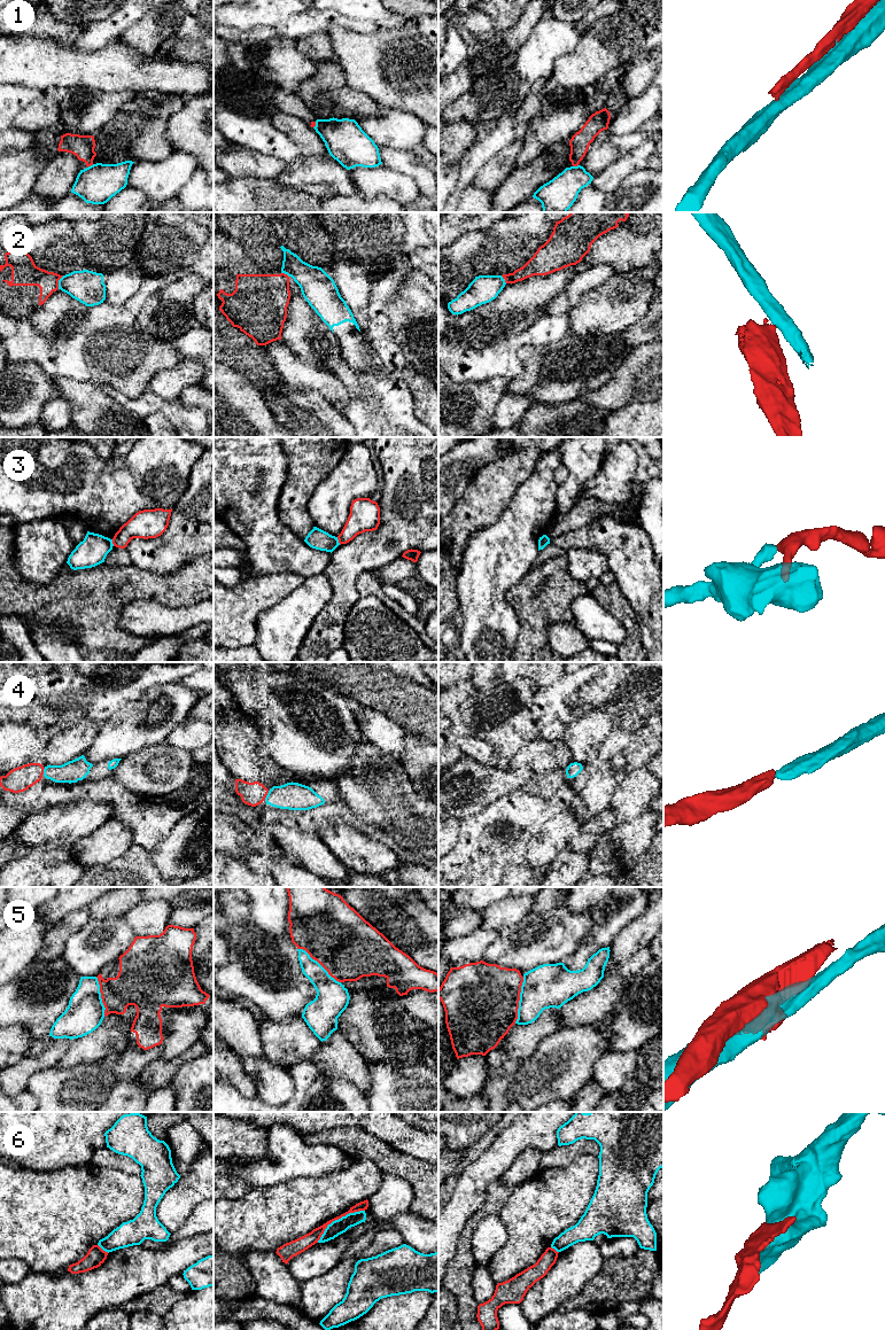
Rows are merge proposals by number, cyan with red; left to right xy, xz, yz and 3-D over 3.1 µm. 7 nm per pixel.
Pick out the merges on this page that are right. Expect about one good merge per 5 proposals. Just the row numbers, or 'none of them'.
4

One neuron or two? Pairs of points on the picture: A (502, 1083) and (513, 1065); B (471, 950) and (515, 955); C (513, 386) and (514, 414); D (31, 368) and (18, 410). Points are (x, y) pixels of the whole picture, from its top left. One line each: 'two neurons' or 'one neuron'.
A: one neuron
B: two neurons
C: two neurons
D: one neuron

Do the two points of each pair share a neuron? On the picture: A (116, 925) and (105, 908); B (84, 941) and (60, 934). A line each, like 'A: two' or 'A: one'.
A: two
B: two

